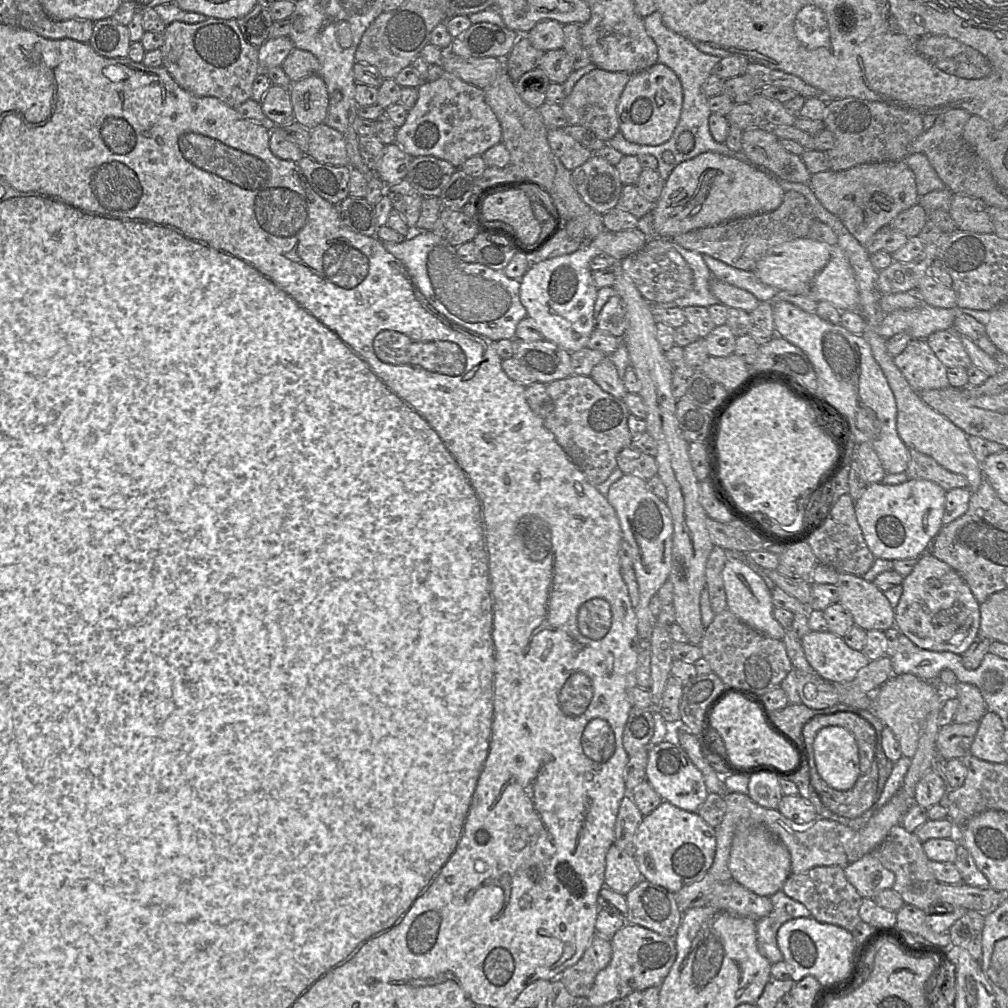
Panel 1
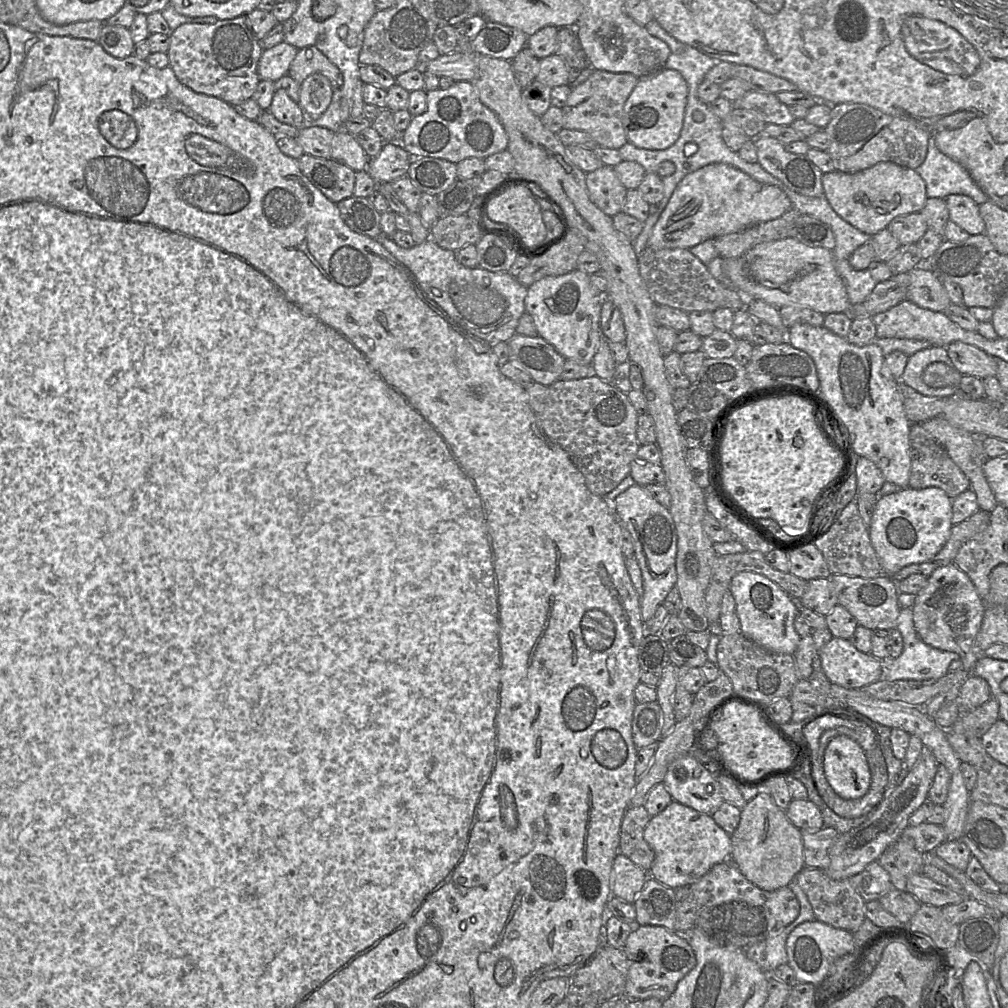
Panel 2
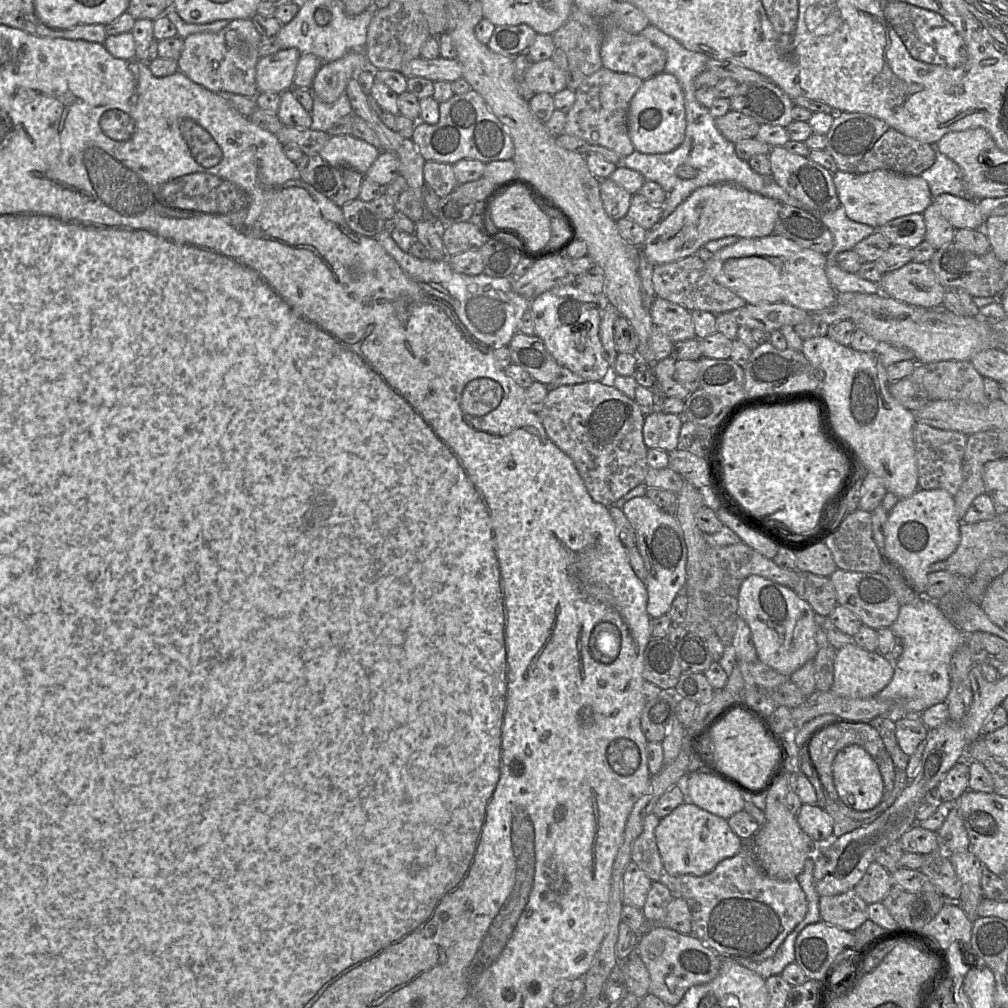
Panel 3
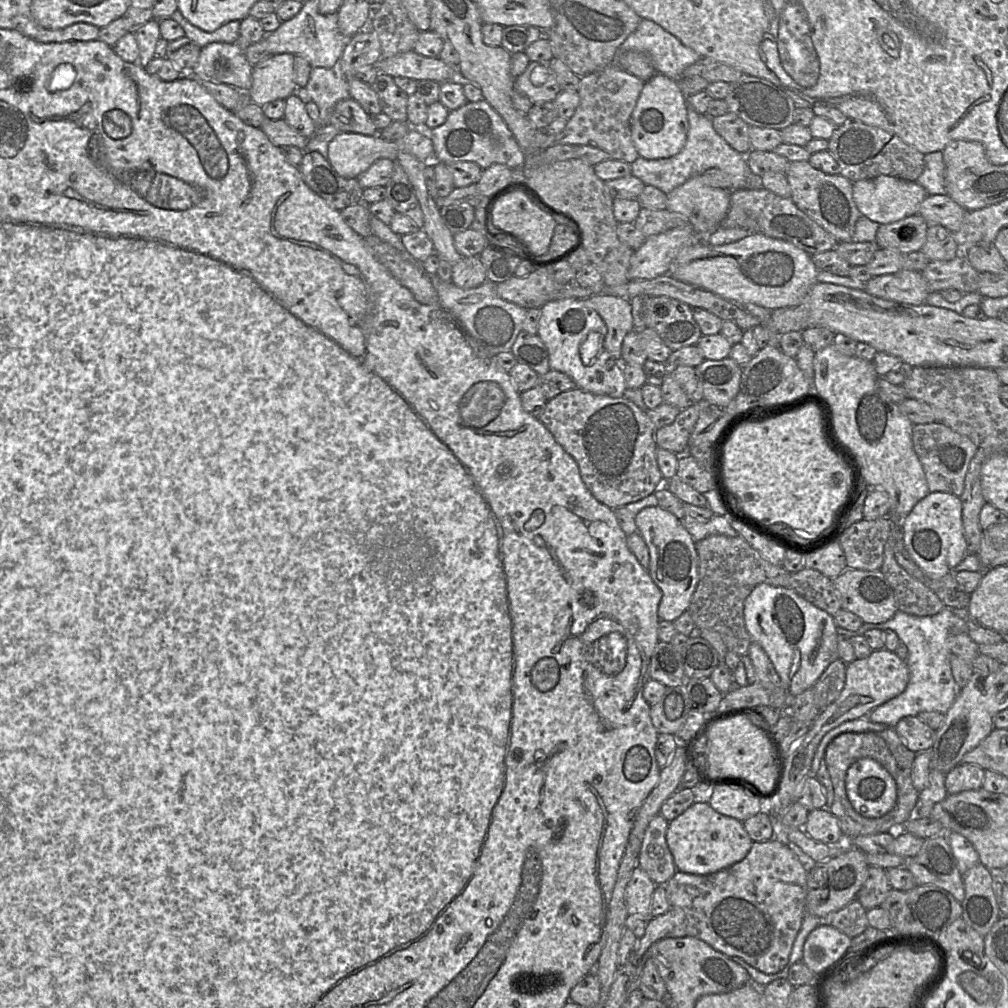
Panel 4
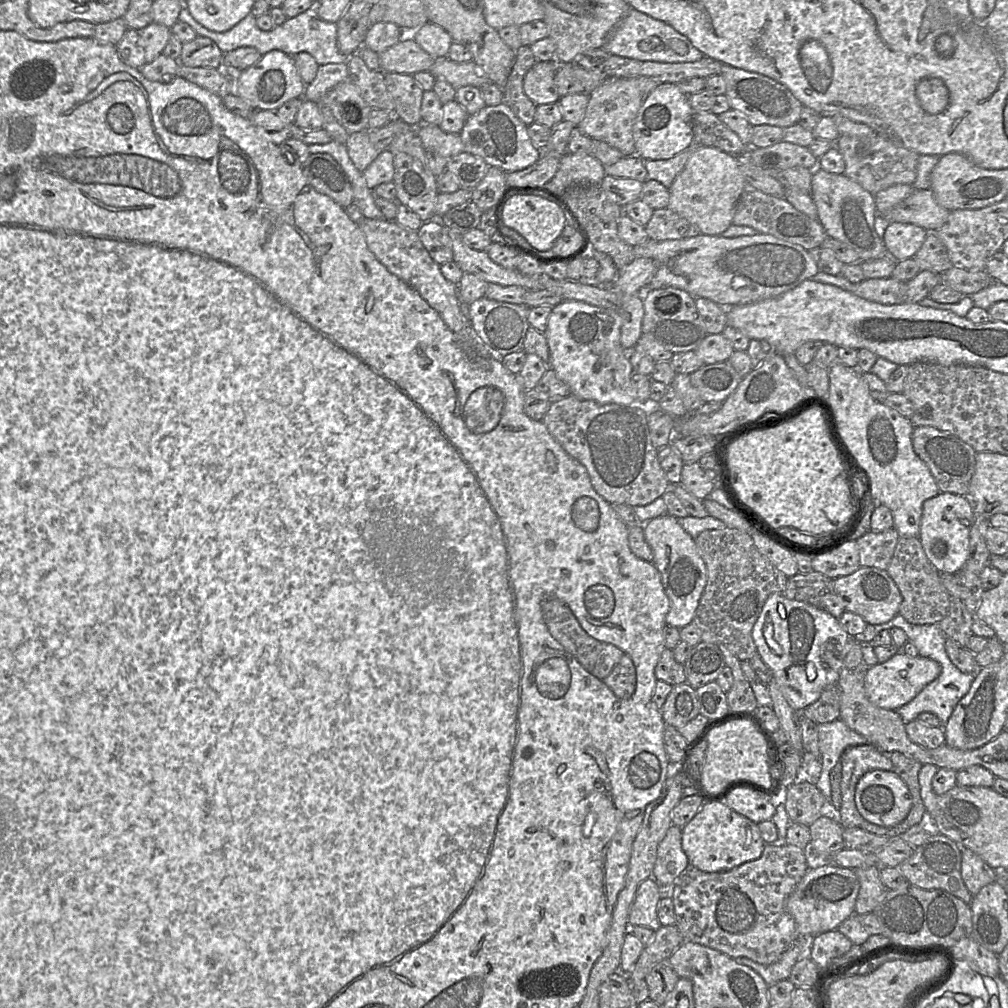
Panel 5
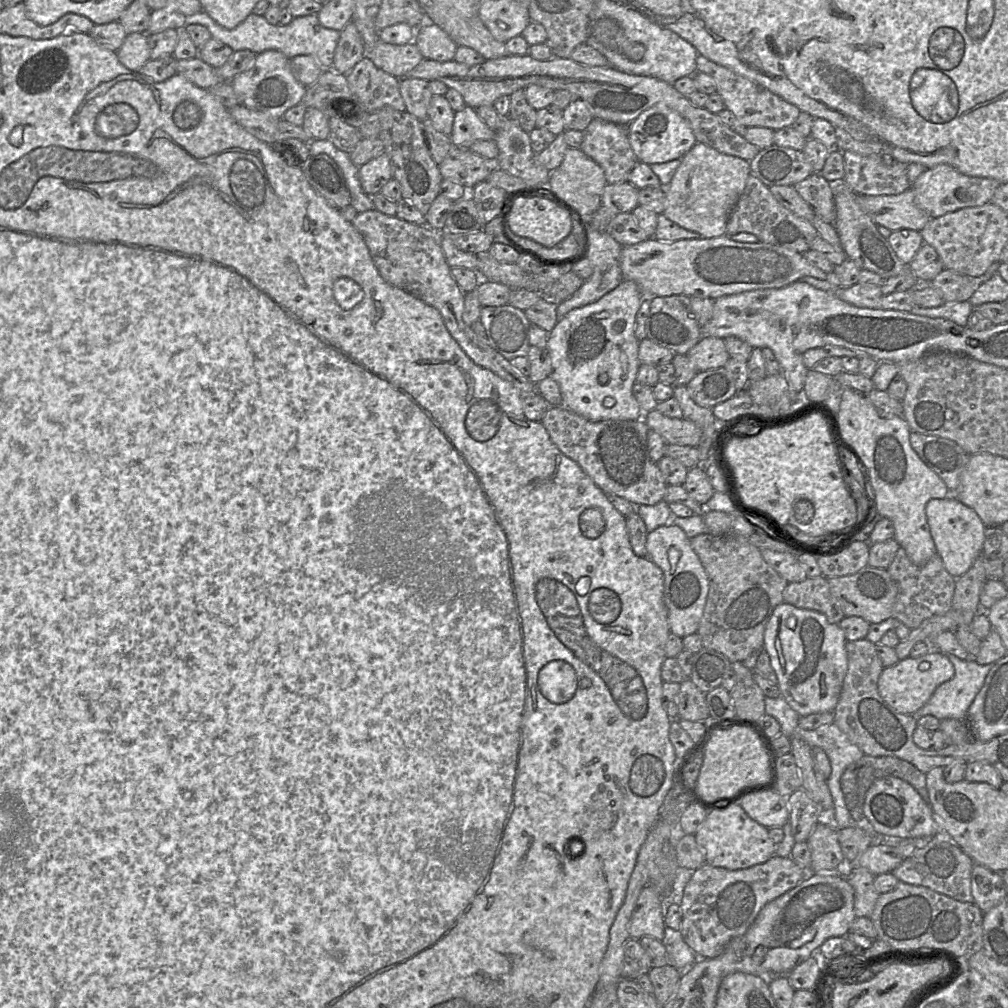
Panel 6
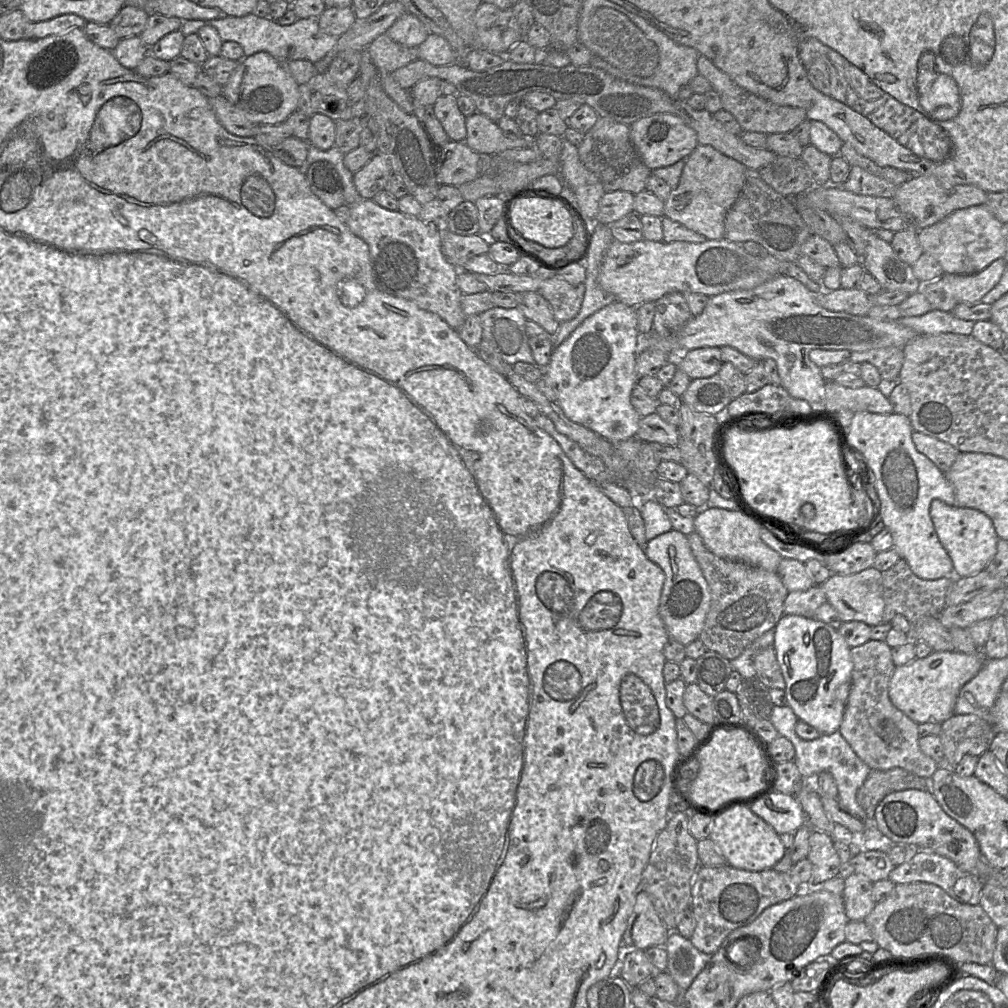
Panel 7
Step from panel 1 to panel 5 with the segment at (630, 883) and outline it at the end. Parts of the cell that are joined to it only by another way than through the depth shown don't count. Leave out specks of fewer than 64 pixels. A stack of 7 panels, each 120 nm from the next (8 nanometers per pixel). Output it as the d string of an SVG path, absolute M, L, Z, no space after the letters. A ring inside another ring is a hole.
M650 877L640 883L629 913L629 926L644 926L657 931L662 925L657 917L660 900L658 883Z

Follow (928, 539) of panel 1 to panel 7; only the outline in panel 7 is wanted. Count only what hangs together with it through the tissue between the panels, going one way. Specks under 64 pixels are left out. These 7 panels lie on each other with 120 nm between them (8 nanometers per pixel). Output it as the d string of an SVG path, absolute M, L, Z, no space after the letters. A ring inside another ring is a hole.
M939 499L932 500L929 508L940 543L953 562L954 576L972 576L984 570L997 551L999 537L992 520L974 508L948 505Z

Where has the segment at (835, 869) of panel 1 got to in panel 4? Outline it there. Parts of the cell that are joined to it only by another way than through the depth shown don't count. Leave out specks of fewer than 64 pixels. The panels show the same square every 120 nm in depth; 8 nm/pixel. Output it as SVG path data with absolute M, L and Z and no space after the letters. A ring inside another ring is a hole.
M854 899L842 909L829 913L820 924L828 924L850 938L861 934L868 926L865 908Z

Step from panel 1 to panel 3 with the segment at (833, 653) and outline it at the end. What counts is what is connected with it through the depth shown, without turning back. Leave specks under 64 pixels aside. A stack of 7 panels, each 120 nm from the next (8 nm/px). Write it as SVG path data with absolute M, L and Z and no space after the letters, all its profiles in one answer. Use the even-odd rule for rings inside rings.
M848 644L836 651L834 660L834 681L831 691L848 698L868 698L876 696L891 681L895 663L878 651L869 652L857 644Z

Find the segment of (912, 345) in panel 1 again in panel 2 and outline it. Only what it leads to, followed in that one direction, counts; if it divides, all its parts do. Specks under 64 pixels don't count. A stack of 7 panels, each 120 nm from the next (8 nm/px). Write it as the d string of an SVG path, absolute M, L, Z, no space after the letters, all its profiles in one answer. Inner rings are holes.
M930 346L908 357L907 365L900 381L925 396L949 396L960 390L959 387L931 387L924 383L922 376L925 368L933 362L943 362L953 366L945 346Z

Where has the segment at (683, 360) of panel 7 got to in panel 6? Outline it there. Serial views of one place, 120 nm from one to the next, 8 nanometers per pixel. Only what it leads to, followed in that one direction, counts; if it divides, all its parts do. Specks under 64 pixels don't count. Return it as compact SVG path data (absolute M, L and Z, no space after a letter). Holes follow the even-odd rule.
M702 336L687 354L698 372L724 367L730 358L723 338Z

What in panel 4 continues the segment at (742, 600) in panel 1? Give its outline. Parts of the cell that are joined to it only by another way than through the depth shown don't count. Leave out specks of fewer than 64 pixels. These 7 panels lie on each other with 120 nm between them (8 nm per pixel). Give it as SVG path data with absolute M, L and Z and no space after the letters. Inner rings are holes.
M758 584L744 601L744 622L751 642L757 642L773 663L791 697L812 688L828 665L838 659L837 626L834 618L789 588Z

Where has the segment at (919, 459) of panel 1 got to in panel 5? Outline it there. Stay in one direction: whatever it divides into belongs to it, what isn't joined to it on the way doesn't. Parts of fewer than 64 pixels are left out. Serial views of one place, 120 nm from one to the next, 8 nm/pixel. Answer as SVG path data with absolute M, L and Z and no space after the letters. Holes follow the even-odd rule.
M932 426L915 427L912 434L915 453L927 464L940 492L968 496L977 452L957 436Z

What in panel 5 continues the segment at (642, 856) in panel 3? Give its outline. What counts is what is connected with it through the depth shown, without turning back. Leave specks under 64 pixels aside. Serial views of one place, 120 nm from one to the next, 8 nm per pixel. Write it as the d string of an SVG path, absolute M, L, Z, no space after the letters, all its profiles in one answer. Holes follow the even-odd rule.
M672 825L658 845L652 876L658 885L673 884L690 866L681 845L681 828Z

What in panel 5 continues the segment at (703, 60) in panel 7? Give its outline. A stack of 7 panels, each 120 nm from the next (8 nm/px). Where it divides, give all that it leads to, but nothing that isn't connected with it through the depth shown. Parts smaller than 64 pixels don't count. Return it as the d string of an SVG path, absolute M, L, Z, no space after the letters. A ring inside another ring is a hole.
M723 63L720 75L726 81L726 97L733 110L739 111L751 124L787 128L797 123L803 104L782 83L763 74Z

